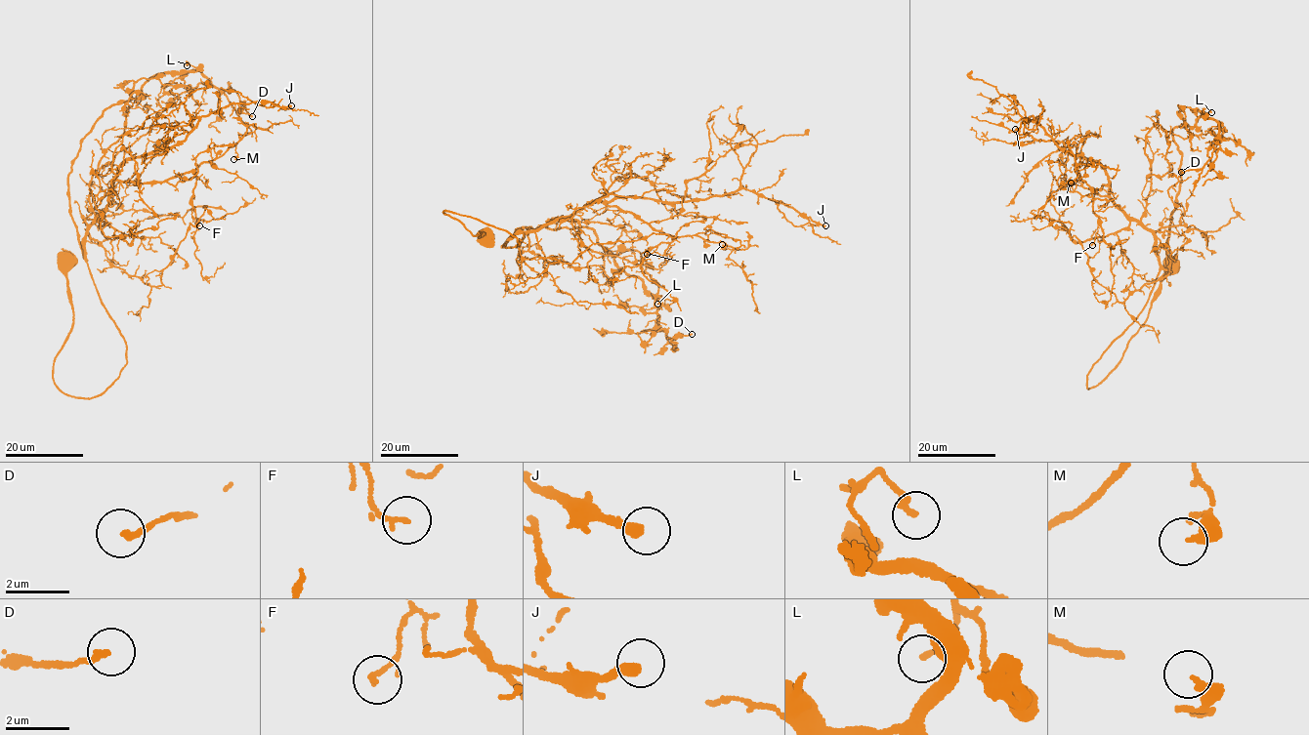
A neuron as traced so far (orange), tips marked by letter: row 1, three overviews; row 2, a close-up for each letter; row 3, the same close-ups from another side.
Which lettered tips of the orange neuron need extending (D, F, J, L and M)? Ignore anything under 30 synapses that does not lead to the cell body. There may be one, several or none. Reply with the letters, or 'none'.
J

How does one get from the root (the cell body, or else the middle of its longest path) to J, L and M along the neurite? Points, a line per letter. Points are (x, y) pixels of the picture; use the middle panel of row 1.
J: (486, 237), (444, 210), (510, 232), (520, 242), (506, 248), (592, 202), (678, 203), (742, 188), (825, 225)
L: (486, 237), (444, 210), (510, 232), (520, 242), (506, 248), (520, 228), (587, 226), (657, 304)
M: (486, 237), (444, 210), (510, 232), (520, 242), (506, 248), (599, 200), (671, 235), (722, 244)

